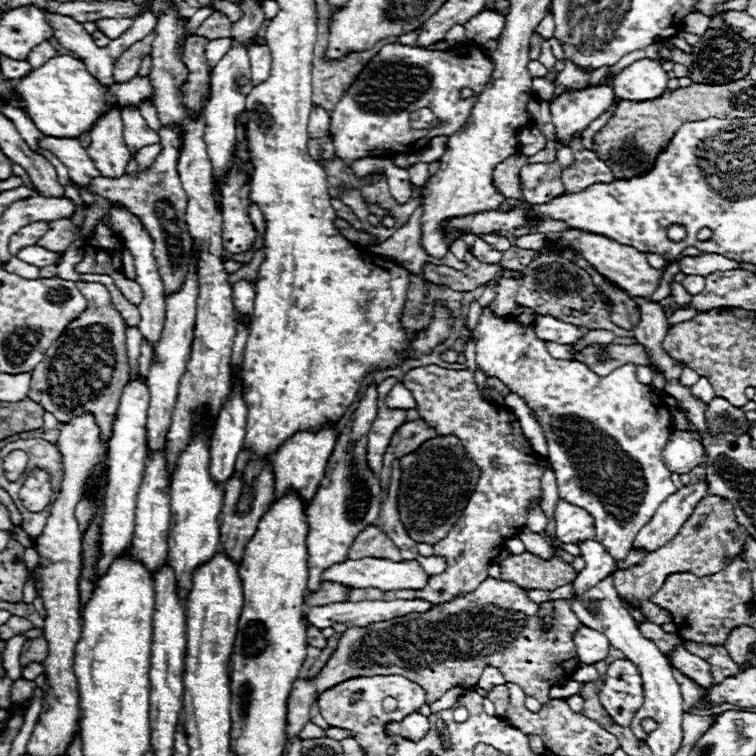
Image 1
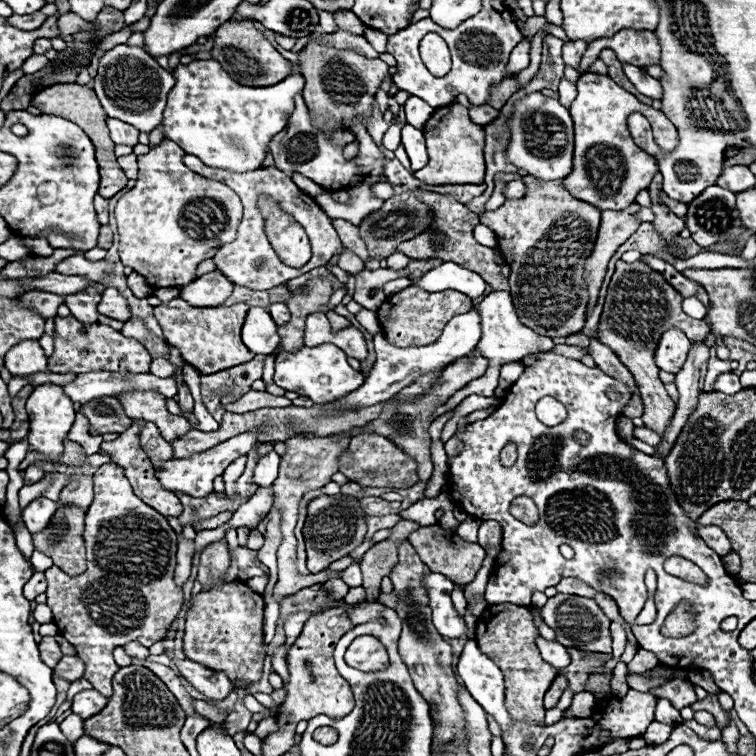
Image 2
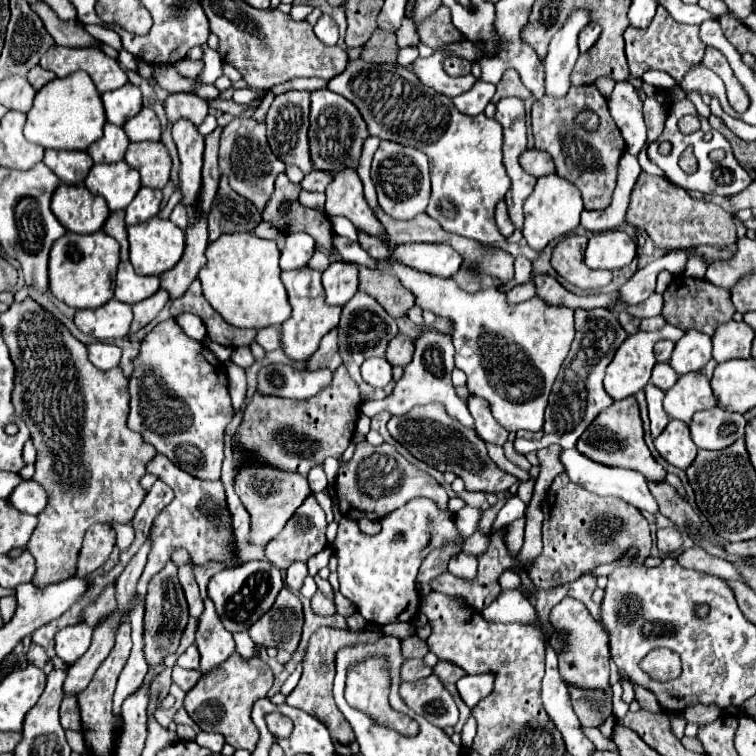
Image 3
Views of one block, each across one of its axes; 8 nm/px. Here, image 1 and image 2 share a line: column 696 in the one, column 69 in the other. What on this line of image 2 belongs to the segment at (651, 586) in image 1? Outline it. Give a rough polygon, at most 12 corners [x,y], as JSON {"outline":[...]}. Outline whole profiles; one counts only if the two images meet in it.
{"outline":[[60,506],[34,548],[68,576],[86,570],[84,510]]}

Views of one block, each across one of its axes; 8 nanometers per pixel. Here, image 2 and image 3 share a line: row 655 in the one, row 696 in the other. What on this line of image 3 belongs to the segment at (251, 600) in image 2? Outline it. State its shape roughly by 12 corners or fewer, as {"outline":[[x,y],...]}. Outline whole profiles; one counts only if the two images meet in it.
{"outline":[[238,652],[202,674],[184,708],[204,732],[254,752],[252,704],[272,688]]}

